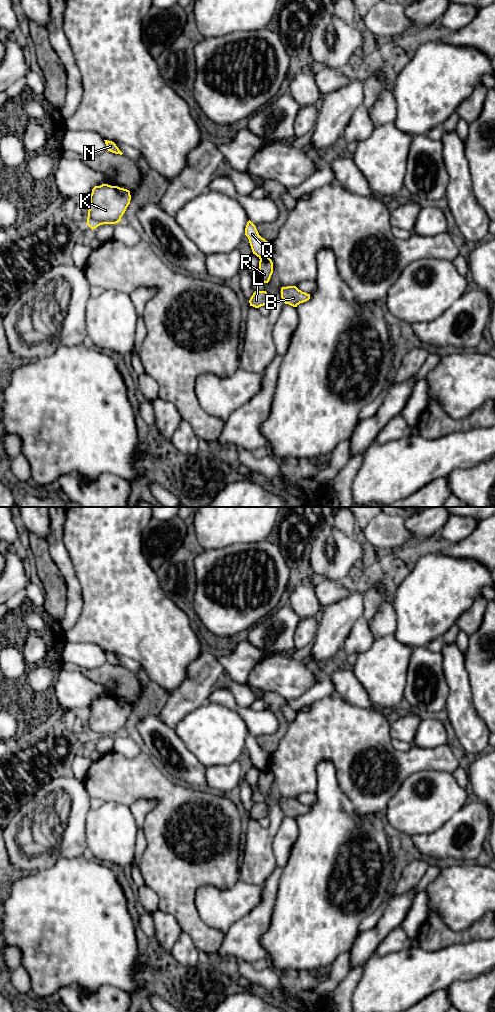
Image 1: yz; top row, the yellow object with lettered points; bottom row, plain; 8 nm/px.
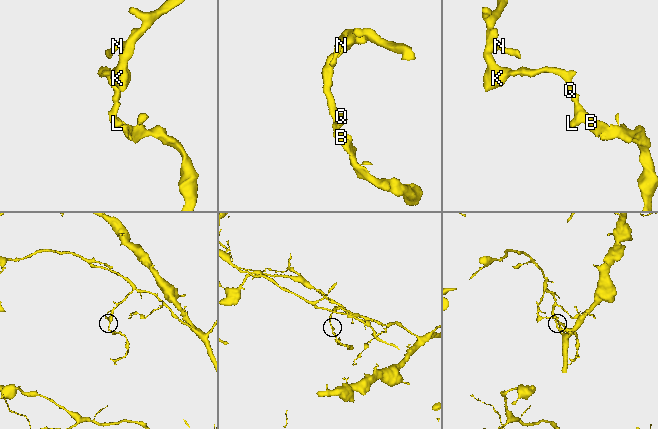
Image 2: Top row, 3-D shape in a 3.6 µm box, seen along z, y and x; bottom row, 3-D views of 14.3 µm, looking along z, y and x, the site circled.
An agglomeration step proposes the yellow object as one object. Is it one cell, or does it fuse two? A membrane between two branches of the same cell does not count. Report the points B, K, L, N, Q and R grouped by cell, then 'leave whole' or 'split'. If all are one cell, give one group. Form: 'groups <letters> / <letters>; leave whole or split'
groups B L R / K N Q; split

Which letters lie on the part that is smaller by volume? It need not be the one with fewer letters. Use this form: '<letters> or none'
B, L, R

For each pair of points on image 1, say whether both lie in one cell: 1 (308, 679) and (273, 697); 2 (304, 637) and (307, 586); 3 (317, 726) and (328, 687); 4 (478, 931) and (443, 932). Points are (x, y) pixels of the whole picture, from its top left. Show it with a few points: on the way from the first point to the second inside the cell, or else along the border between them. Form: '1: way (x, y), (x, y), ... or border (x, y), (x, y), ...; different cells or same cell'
1: border (265, 690), (276, 692), (286, 700); different cells
2: way (307, 624), (307, 599); same cell
3: border (334, 690), (329, 695), (316, 700), (312, 704); different cells
4: way (469, 935), (452, 936); same cell

